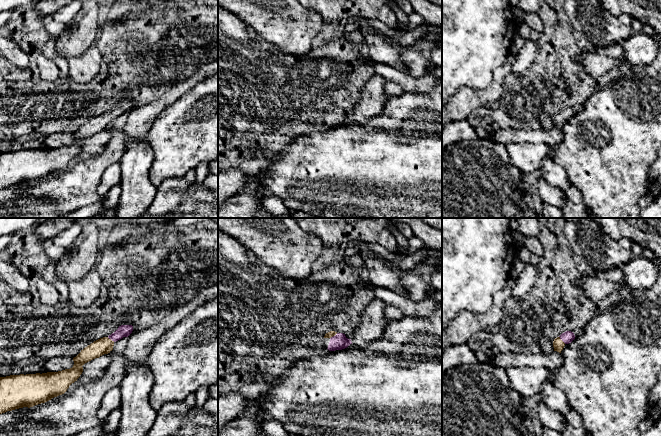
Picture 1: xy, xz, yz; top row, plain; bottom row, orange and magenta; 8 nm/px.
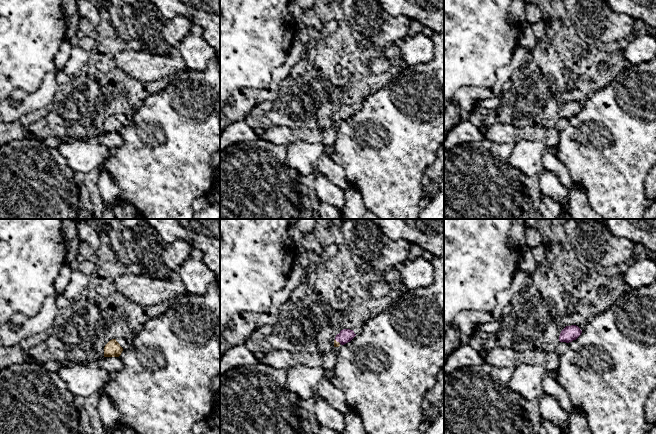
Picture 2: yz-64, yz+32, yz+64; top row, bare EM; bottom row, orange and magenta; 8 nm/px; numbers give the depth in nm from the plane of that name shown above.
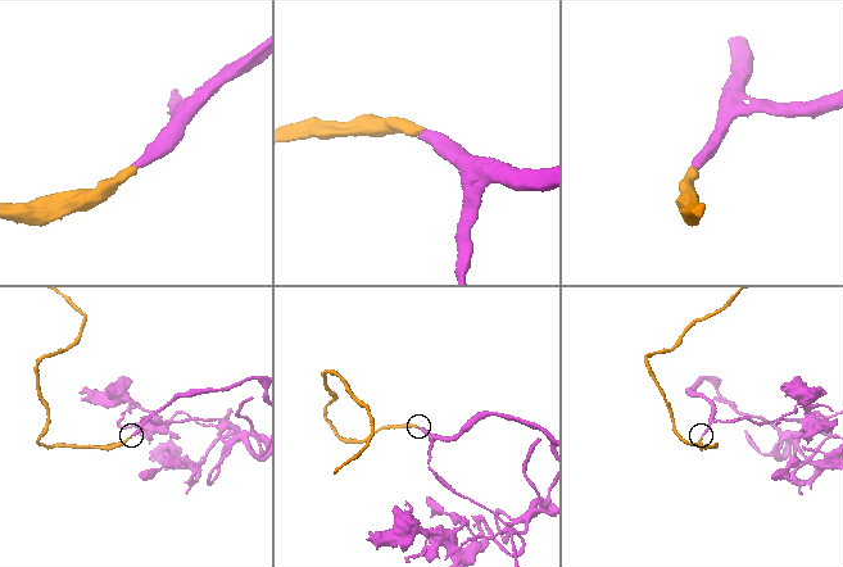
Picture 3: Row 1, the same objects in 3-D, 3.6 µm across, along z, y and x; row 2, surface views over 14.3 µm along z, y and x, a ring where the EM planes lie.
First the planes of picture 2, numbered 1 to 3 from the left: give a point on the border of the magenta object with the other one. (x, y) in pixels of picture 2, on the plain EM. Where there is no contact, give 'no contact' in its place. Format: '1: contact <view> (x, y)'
1: no contact
2: contact yz+32 (338, 118)
3: no contact

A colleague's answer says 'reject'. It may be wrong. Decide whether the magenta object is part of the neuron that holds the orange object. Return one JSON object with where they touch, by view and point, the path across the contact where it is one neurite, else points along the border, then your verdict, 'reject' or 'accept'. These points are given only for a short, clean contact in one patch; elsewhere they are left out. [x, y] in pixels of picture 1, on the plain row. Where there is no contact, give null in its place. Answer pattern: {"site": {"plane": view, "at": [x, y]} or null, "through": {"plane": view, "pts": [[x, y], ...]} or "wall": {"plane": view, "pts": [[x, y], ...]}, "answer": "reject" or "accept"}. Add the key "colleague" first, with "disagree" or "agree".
{"colleague": "disagree", "site": {"plane": "xz", "at": [333, 111]}, "through": {"plane": "xz", "pts": [[330, 110], [333, 111], [338, 118]]}, "answer": "accept"}

